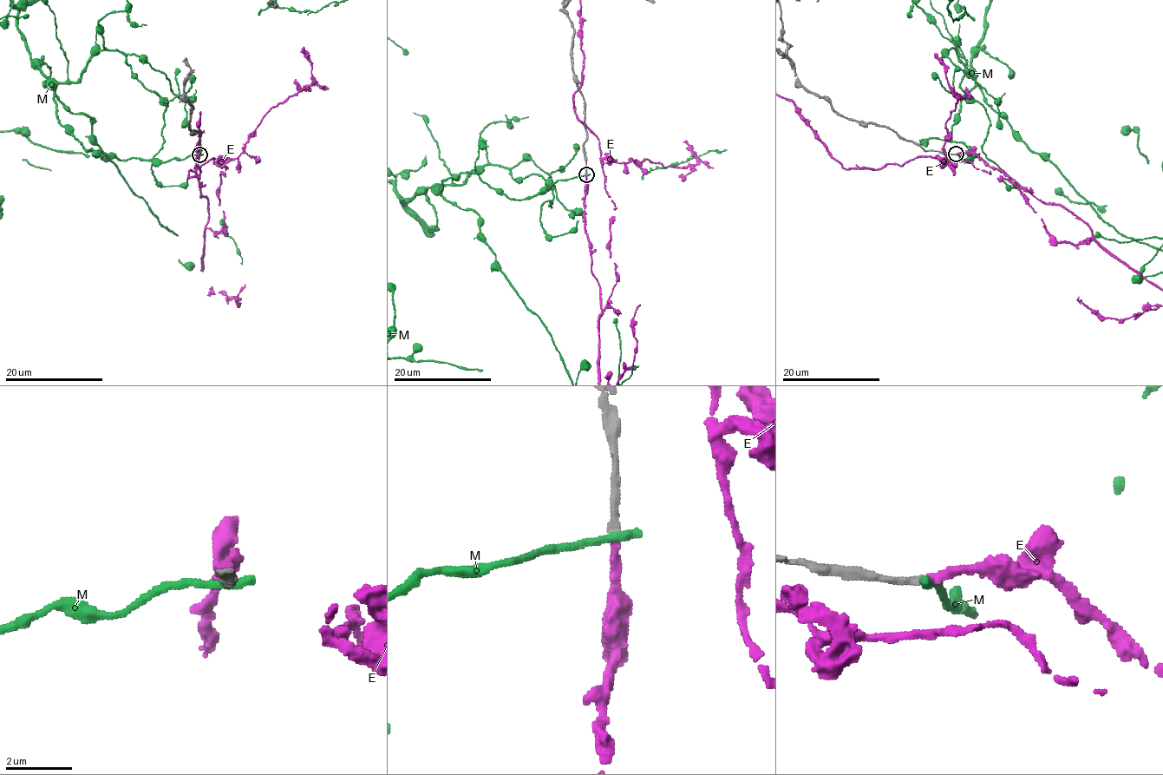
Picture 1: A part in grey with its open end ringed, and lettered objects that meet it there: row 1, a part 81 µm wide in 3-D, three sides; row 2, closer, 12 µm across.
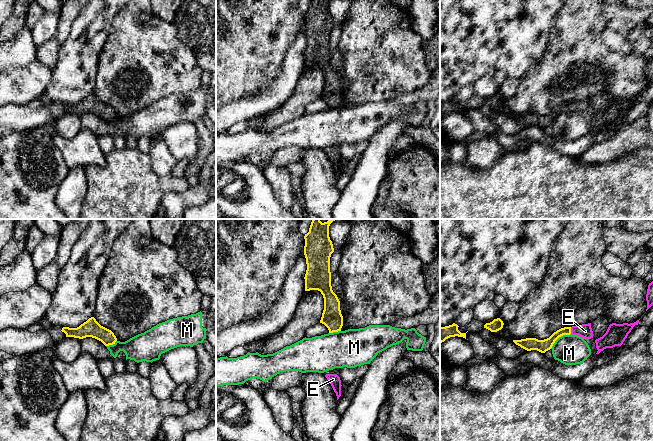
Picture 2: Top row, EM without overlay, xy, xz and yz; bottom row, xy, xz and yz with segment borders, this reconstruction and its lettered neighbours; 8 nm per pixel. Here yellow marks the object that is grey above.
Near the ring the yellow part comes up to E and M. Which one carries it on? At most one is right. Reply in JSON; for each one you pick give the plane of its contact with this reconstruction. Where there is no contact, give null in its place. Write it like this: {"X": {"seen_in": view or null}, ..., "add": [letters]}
{"E": {"seen_in": "yz"}, "add": ["E"]}

